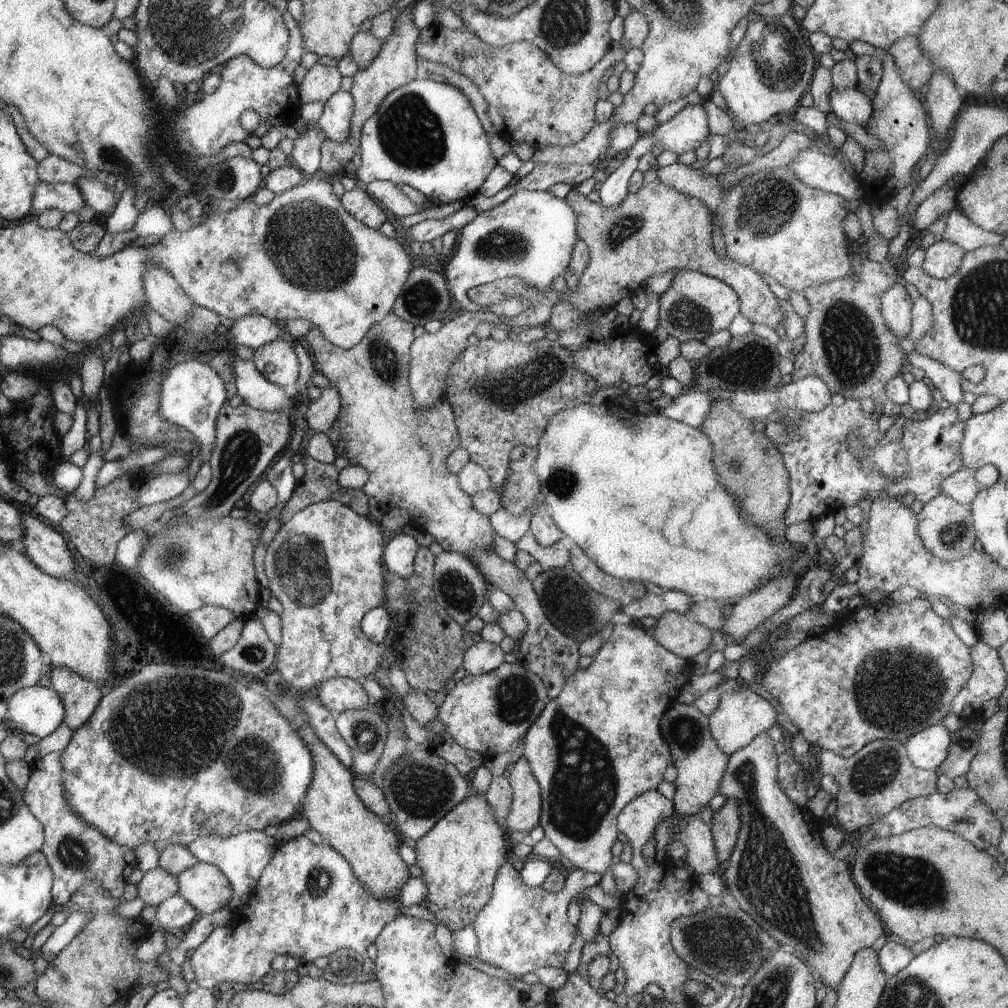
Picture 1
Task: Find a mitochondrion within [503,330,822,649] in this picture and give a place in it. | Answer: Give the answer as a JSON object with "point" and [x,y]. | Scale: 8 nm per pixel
{"point":[568,602]}

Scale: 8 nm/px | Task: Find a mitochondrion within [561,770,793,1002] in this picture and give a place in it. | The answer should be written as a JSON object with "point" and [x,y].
{"point":[702,938]}

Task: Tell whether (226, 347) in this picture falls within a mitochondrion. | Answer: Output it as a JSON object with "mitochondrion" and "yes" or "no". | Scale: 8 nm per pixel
{"mitochondrion":"no"}

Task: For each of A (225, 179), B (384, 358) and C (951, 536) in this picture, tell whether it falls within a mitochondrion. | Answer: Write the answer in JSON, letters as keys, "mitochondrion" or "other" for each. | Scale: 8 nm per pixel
{"A":"mitochondrion","B":"mitochondrion","C":"mitochondrion"}

